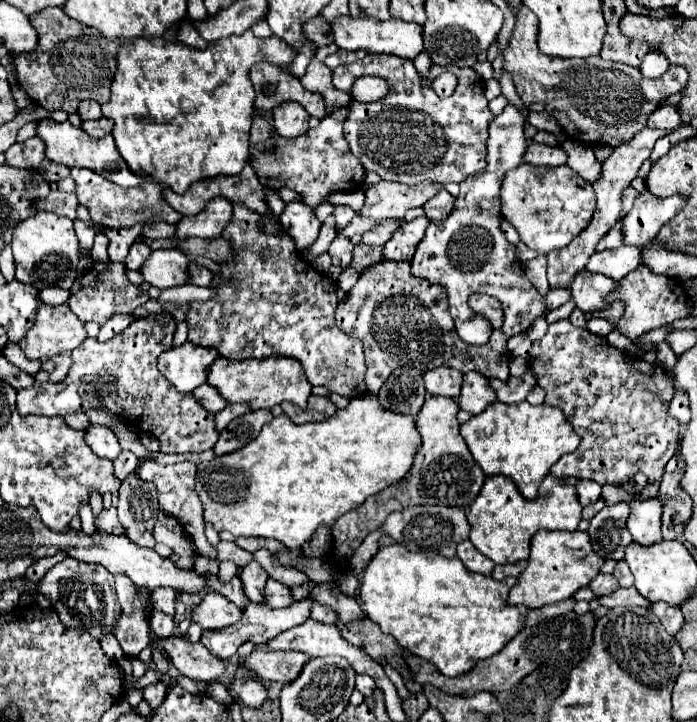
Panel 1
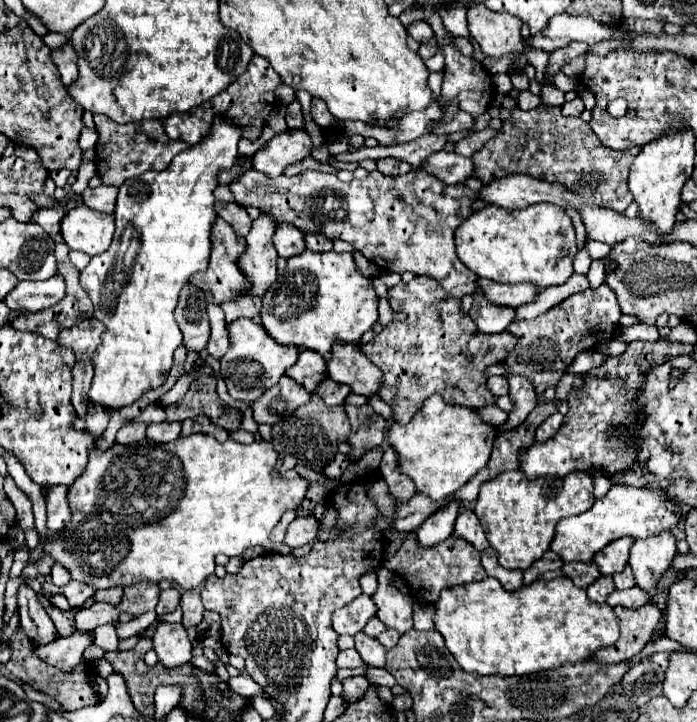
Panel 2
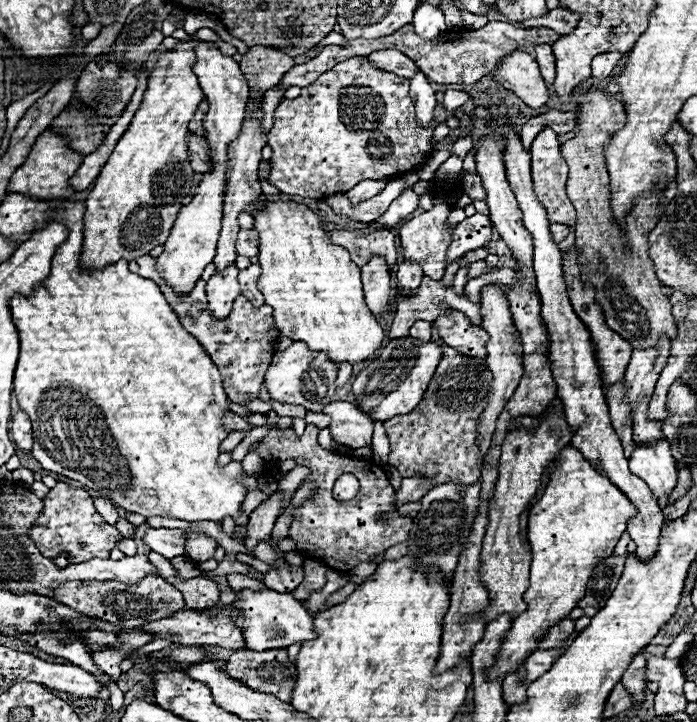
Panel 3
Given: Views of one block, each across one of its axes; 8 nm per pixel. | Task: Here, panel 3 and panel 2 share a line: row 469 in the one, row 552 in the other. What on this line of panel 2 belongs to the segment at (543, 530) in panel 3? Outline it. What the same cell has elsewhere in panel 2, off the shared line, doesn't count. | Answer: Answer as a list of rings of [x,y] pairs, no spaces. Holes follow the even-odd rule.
[[[614,484],[606,496],[596,498],[594,506],[578,516],[562,518],[556,526],[556,536],[552,540],[552,550],[564,562],[592,562],[592,556],[600,552],[606,544],[630,536],[630,538],[648,538],[652,534],[660,534],[662,530],[670,530],[680,522],[680,506],[676,500],[666,496],[666,490],[650,490],[650,488],[634,488]]]

